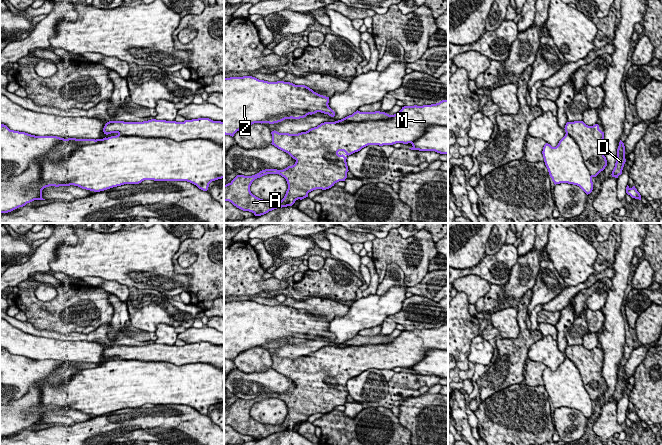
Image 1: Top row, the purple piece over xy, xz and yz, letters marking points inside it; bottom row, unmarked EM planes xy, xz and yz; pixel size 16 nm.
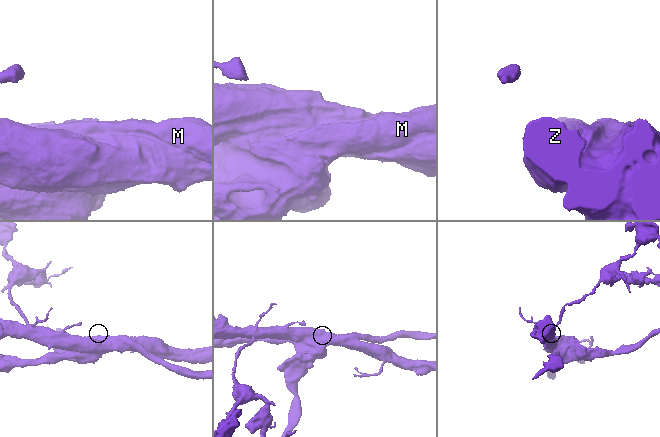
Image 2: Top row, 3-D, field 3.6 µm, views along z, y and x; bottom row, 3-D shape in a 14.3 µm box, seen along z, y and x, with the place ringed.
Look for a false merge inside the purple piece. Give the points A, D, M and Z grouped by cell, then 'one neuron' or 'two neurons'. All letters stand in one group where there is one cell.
groups A D M / Z; two neurons

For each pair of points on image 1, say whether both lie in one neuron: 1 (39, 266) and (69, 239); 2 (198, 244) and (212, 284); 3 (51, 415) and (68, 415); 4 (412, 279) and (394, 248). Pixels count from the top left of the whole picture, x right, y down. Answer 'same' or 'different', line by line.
1: same
2: same
3: same
4: same

